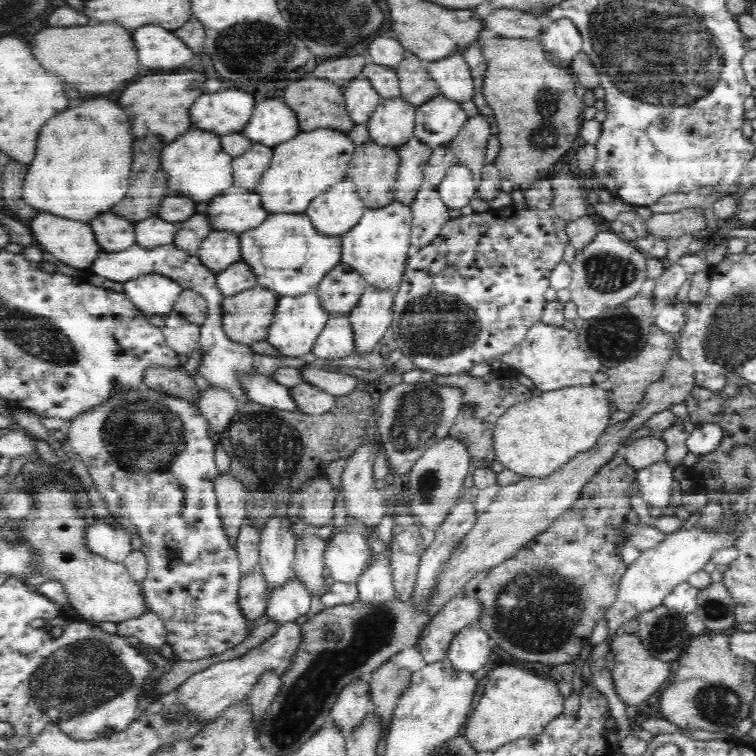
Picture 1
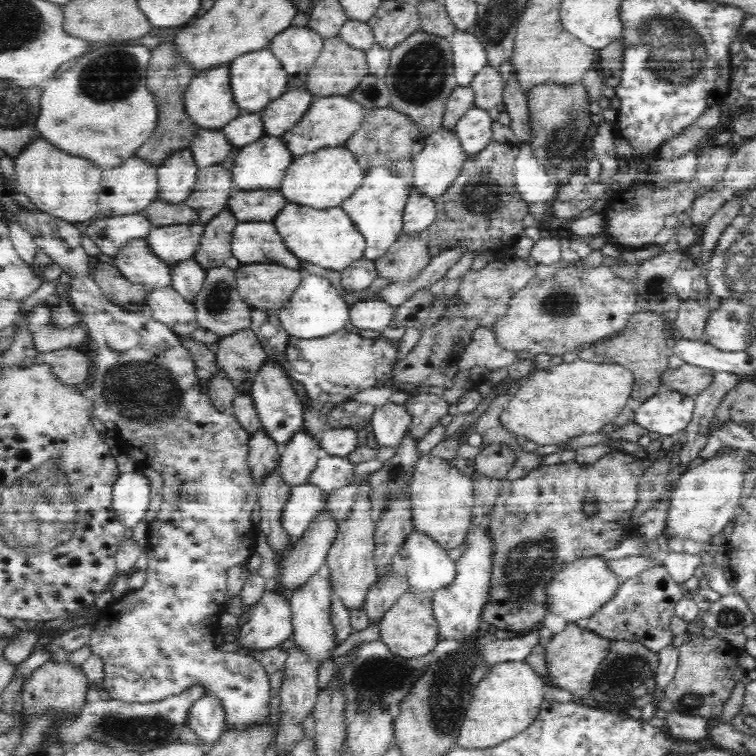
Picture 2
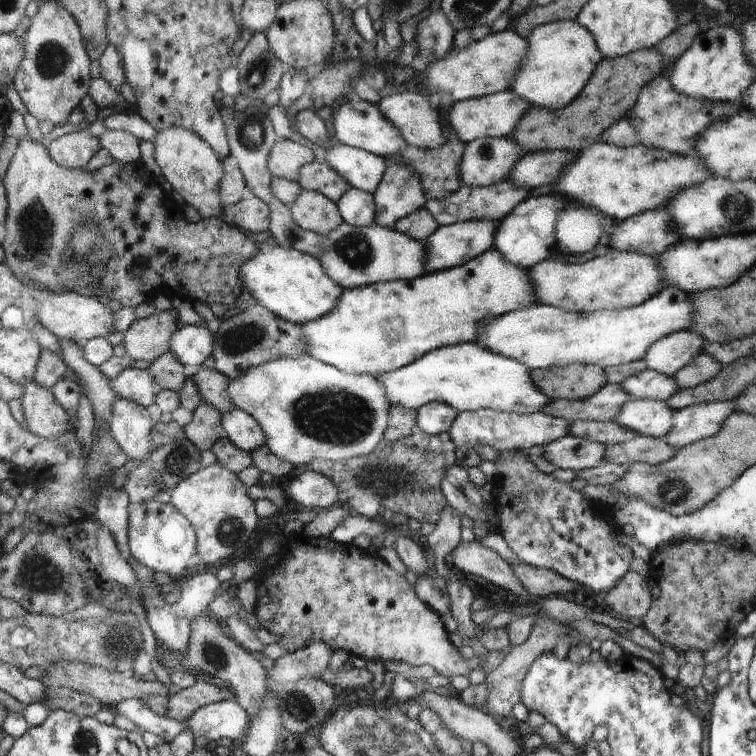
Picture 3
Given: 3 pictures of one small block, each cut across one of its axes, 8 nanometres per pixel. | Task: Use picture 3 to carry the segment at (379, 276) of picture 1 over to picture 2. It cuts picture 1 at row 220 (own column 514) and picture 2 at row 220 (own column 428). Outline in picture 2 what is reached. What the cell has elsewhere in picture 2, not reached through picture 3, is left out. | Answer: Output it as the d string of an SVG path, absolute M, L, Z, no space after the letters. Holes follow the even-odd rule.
M373 165L367 169L362 185L350 196L341 207L349 214L355 227L367 240L363 257L366 260L380 258L401 235L405 206L410 188L402 174L395 173L384 165Z

